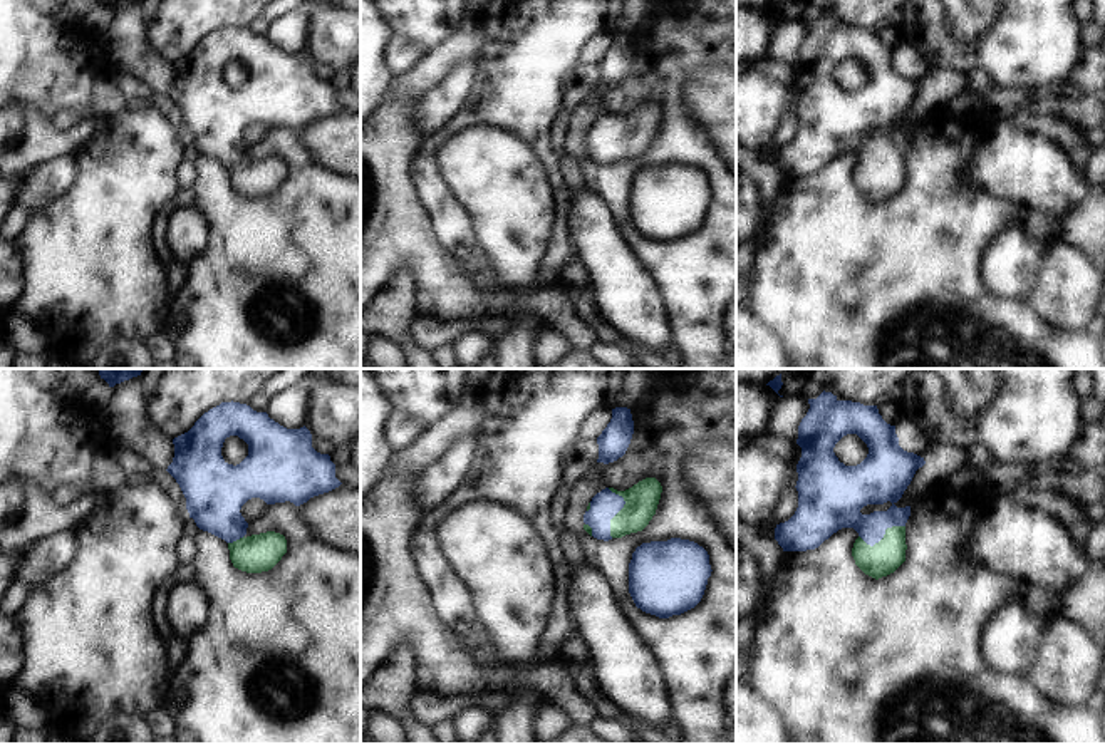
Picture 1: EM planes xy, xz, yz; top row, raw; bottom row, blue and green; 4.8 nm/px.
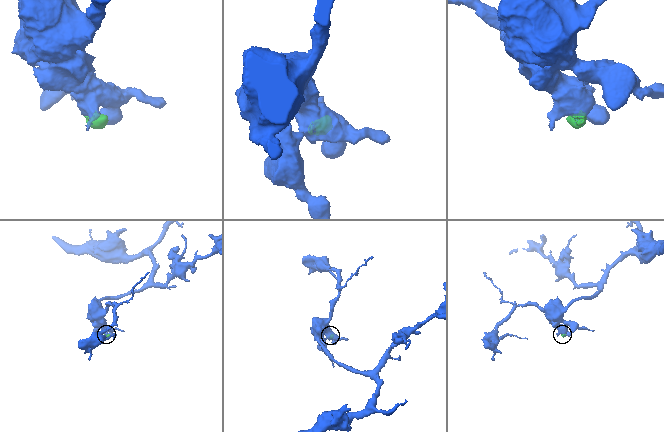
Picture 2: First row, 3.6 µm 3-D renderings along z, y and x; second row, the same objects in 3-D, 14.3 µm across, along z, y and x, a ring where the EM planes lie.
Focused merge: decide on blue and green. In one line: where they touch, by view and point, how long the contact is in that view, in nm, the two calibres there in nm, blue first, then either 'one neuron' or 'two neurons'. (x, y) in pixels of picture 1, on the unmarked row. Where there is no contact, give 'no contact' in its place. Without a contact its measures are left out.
xz (621, 133) | 240 nm | 140/160 nm | one neuron

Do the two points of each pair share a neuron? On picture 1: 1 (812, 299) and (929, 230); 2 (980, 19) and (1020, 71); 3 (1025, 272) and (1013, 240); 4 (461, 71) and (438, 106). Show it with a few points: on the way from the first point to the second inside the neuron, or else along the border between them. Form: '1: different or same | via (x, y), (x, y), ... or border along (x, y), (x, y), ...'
1: same | via (840, 290), (869, 290), (901, 258)
2: different | border along (1003, 17), (973, 39), (951, 32)
3: same | via (1016, 263), (1013, 260), (1013, 248)
4: same | via (460, 79), (446, 98)

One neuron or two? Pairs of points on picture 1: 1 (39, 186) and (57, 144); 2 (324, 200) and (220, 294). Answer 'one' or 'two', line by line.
1: two
2: one

